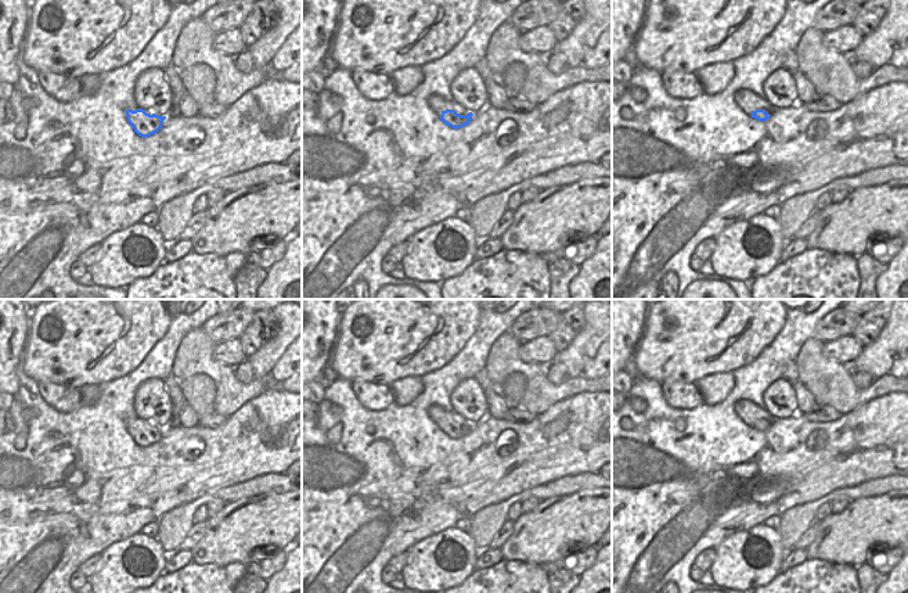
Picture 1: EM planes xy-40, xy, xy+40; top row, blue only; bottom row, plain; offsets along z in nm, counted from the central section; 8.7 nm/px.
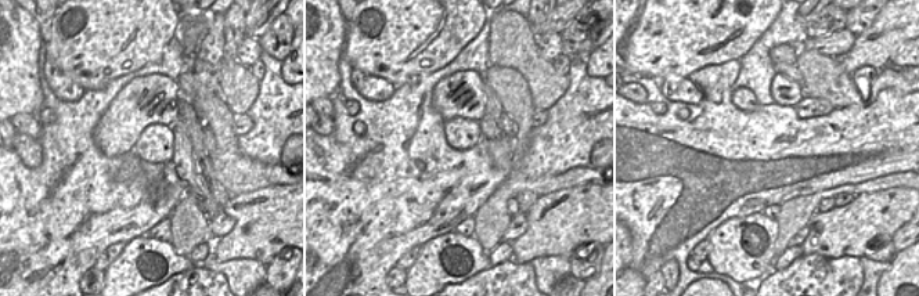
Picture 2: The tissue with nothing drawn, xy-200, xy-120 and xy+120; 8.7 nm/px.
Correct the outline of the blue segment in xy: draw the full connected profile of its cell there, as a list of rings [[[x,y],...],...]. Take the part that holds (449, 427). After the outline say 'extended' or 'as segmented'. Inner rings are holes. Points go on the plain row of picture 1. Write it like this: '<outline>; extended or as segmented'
[[[432,405],[428,409],[430,420],[448,436],[458,439],[468,435],[472,430],[472,423],[439,405]]]; extended

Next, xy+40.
[[[741,399],[735,403],[736,416],[752,428],[767,431],[775,421],[775,417],[765,409],[760,409],[752,400]]]; extended

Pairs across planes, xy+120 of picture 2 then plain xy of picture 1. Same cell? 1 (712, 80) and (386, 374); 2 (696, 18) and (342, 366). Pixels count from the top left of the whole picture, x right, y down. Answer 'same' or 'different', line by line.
1: different
2: same

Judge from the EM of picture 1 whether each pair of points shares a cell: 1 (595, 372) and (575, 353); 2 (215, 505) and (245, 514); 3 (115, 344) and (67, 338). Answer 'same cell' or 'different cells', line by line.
1: different cells
2: different cells
3: same cell

